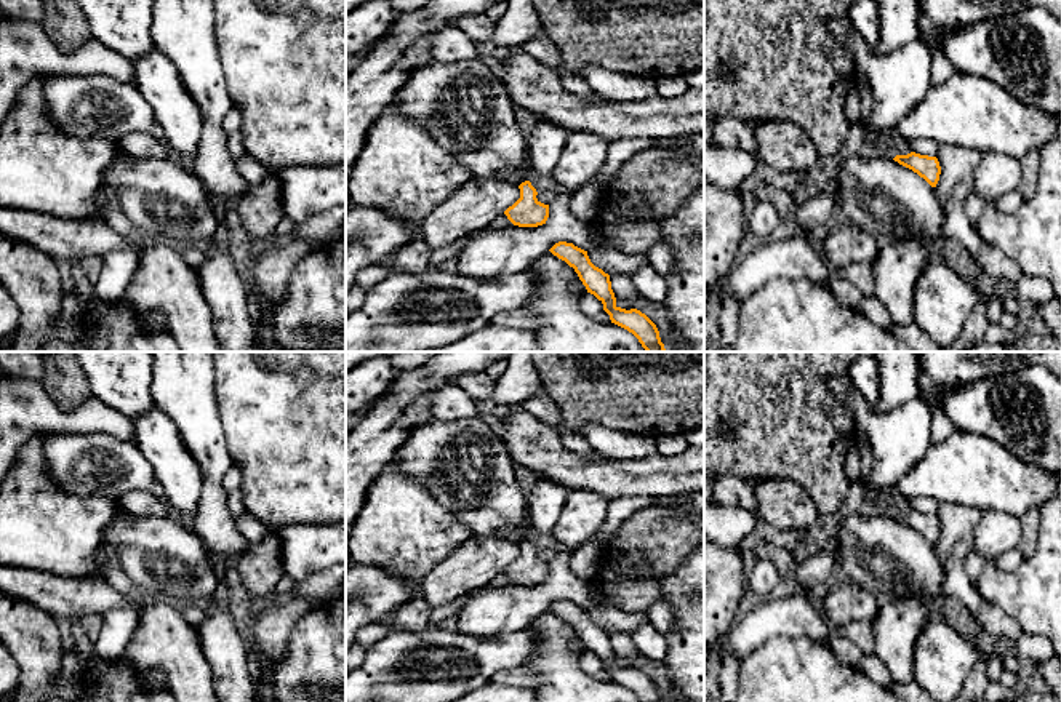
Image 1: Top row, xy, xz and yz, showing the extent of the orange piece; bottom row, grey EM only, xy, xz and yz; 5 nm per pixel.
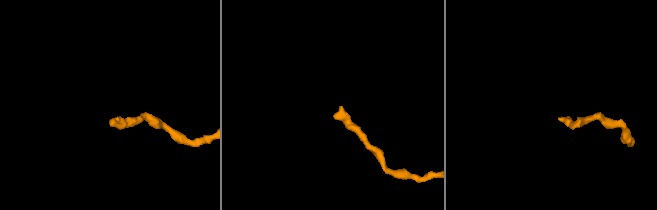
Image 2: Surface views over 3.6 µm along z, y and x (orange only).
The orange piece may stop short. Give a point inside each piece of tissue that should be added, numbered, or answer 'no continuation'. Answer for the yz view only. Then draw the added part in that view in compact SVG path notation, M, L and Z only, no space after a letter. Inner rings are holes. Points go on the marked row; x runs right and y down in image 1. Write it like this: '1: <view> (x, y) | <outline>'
1: yz (887, 151) | M885 144L880 147L880 150L877 152L885 158L895 158L896 155L899 155L899 152L891 146L891 144Z

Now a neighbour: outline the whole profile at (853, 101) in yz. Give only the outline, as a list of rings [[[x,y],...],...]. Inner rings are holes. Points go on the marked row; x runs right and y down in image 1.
[[[853,88],[847,96],[847,117],[851,128],[861,126],[861,98],[856,88]]]

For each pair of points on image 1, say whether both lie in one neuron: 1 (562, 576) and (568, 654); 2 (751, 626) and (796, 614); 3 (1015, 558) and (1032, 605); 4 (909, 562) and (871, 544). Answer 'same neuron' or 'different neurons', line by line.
1: different neurons
2: same neuron
3: different neurons
4: same neuron

